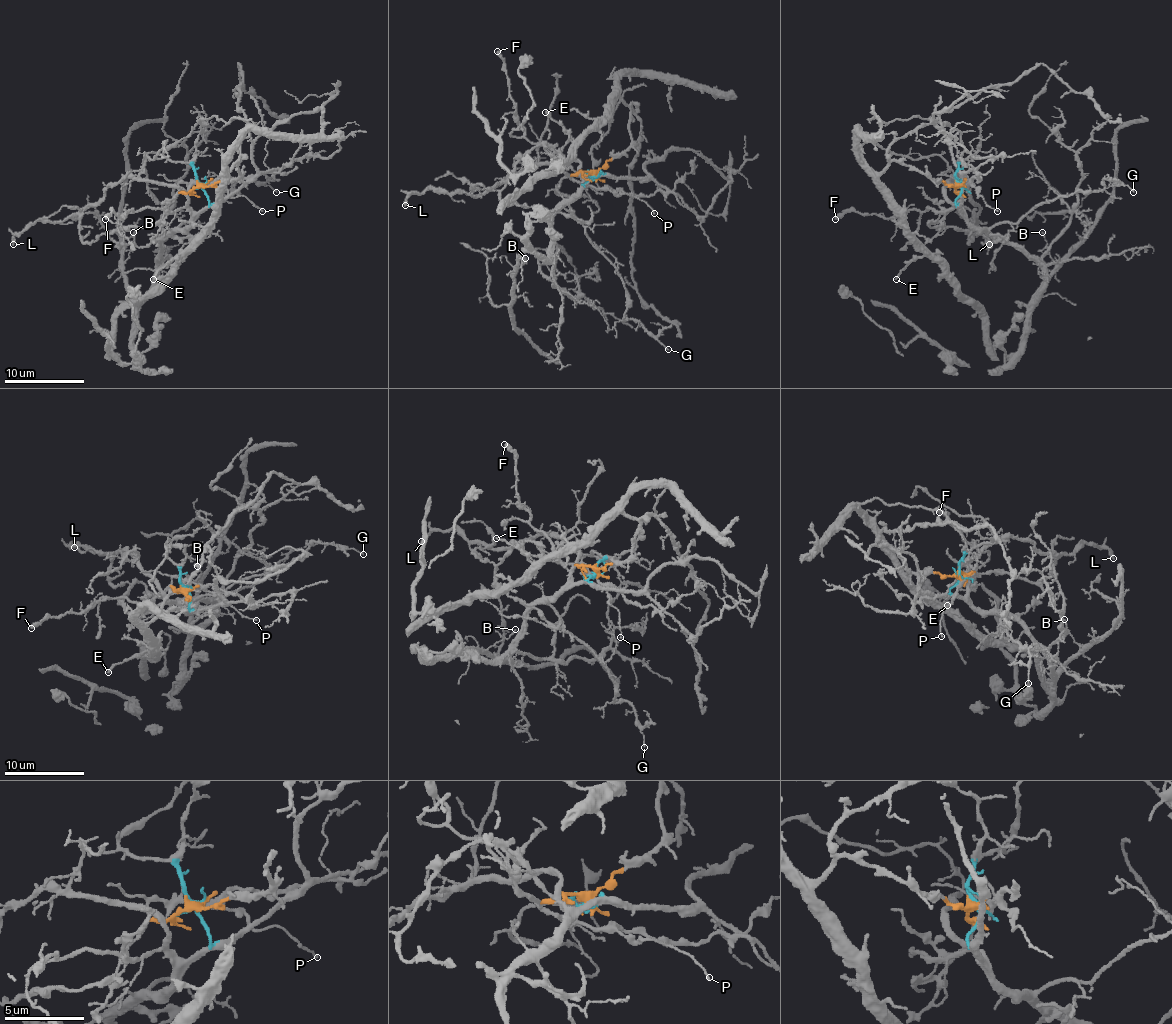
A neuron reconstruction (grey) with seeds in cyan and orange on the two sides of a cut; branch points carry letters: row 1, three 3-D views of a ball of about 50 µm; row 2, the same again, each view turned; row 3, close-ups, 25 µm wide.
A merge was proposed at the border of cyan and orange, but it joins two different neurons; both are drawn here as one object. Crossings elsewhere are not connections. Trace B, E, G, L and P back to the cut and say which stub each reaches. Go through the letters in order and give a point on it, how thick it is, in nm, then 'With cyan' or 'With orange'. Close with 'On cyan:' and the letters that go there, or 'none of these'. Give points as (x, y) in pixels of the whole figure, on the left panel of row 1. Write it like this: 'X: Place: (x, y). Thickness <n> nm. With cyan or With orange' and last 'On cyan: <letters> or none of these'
B: Place: (133, 232). Thickness 120 nm. With cyan
E: Place: (153, 279). Thickness 190 nm. With orange
G: Place: (276, 192). Thickness 110 nm. With cyan
L: Place: (13, 244). Thickness 320 nm. With cyan
P: Place: (262, 211). Thickness 110 nm. With orange
On cyan: B, G, L

